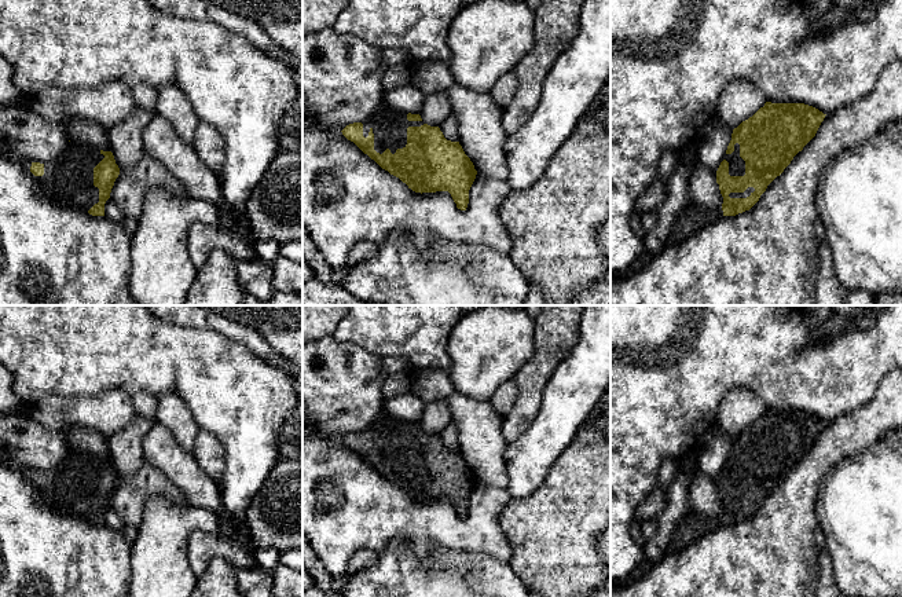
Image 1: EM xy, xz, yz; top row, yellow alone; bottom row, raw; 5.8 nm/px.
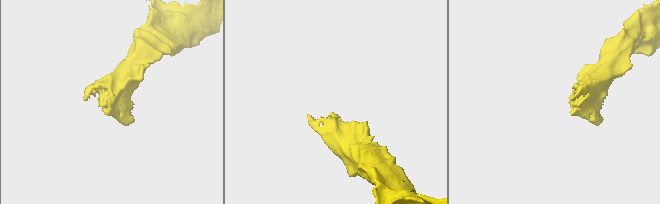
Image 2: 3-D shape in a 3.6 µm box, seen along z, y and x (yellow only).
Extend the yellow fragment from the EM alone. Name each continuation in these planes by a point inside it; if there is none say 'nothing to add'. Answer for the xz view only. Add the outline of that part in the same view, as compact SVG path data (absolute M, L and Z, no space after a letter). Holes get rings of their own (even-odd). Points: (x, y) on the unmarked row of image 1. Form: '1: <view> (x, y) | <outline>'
1: xz (389, 433) | M381 410L375 420L362 432L364 446L368 444L370 439L374 442L374 458L377 461L382 462L389 457L395 462L397 457L403 457L407 453L407 436L421 435L425 431L408 429L407 421Z

